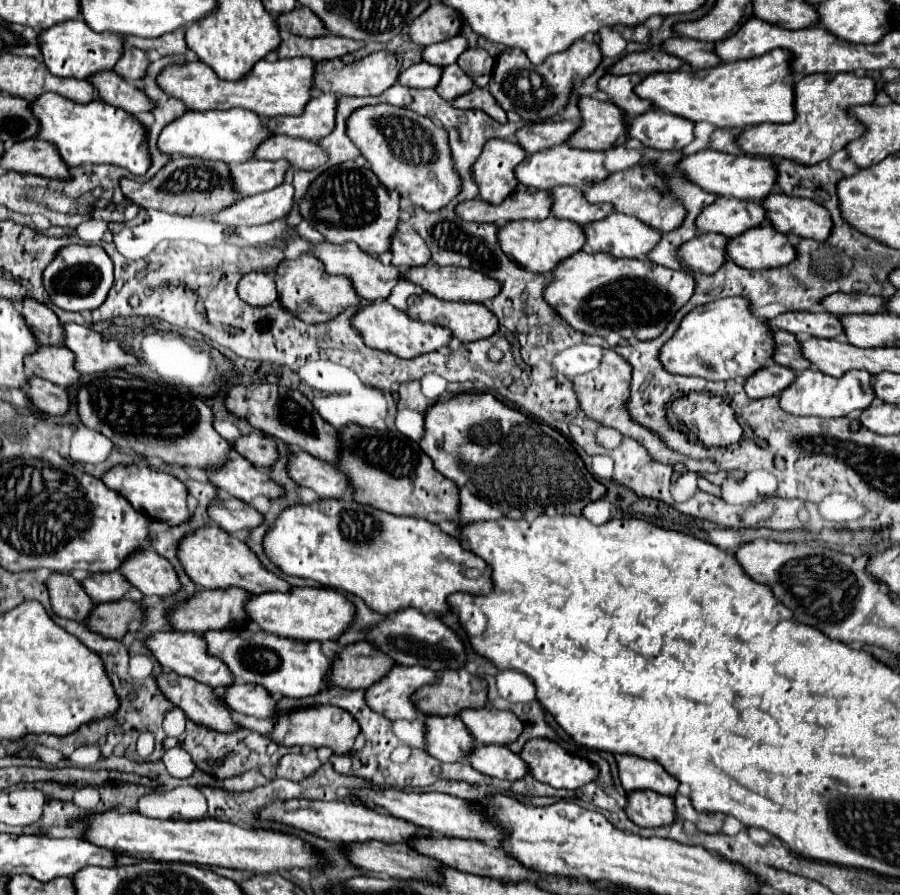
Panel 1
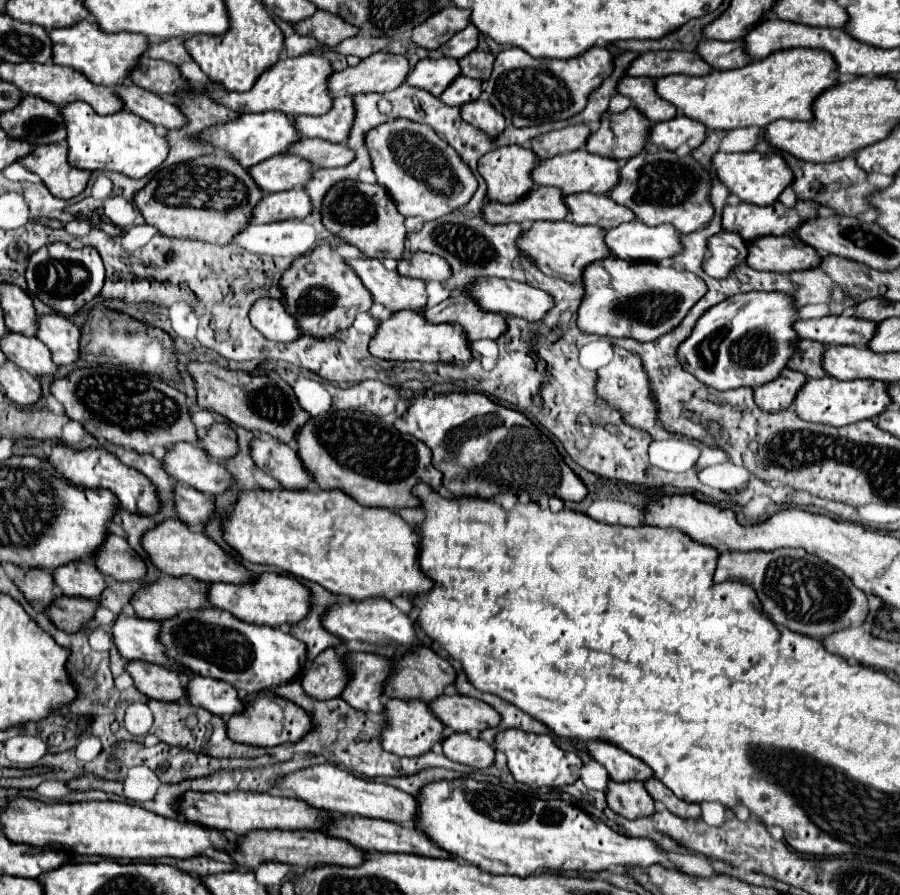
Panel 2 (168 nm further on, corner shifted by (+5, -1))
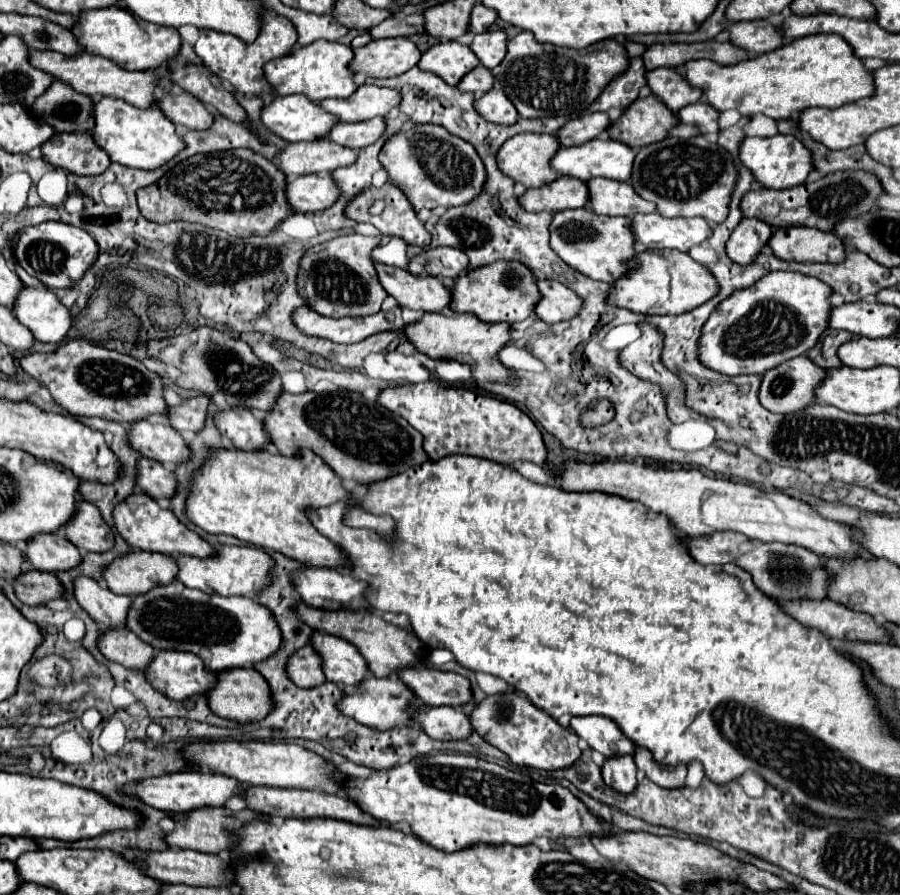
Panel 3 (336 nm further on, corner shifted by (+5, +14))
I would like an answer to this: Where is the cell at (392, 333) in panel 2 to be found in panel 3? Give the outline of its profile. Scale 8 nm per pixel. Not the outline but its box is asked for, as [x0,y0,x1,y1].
[403,313,511,385]

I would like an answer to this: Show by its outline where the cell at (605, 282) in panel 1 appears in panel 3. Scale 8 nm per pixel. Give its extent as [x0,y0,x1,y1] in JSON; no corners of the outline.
[607,249,719,315]

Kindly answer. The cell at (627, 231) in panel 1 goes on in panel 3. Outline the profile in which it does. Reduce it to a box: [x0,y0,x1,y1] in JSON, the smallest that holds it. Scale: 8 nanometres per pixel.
[631,213,711,251]

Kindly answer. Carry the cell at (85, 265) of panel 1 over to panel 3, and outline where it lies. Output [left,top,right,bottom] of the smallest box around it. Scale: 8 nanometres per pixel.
[15,221,99,289]

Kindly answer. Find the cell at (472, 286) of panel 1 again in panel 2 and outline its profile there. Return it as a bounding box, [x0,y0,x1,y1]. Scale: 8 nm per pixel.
[469,278,555,322]

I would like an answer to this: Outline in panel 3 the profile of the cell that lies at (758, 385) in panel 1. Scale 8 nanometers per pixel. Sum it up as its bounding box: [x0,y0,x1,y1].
[759,355,825,413]

